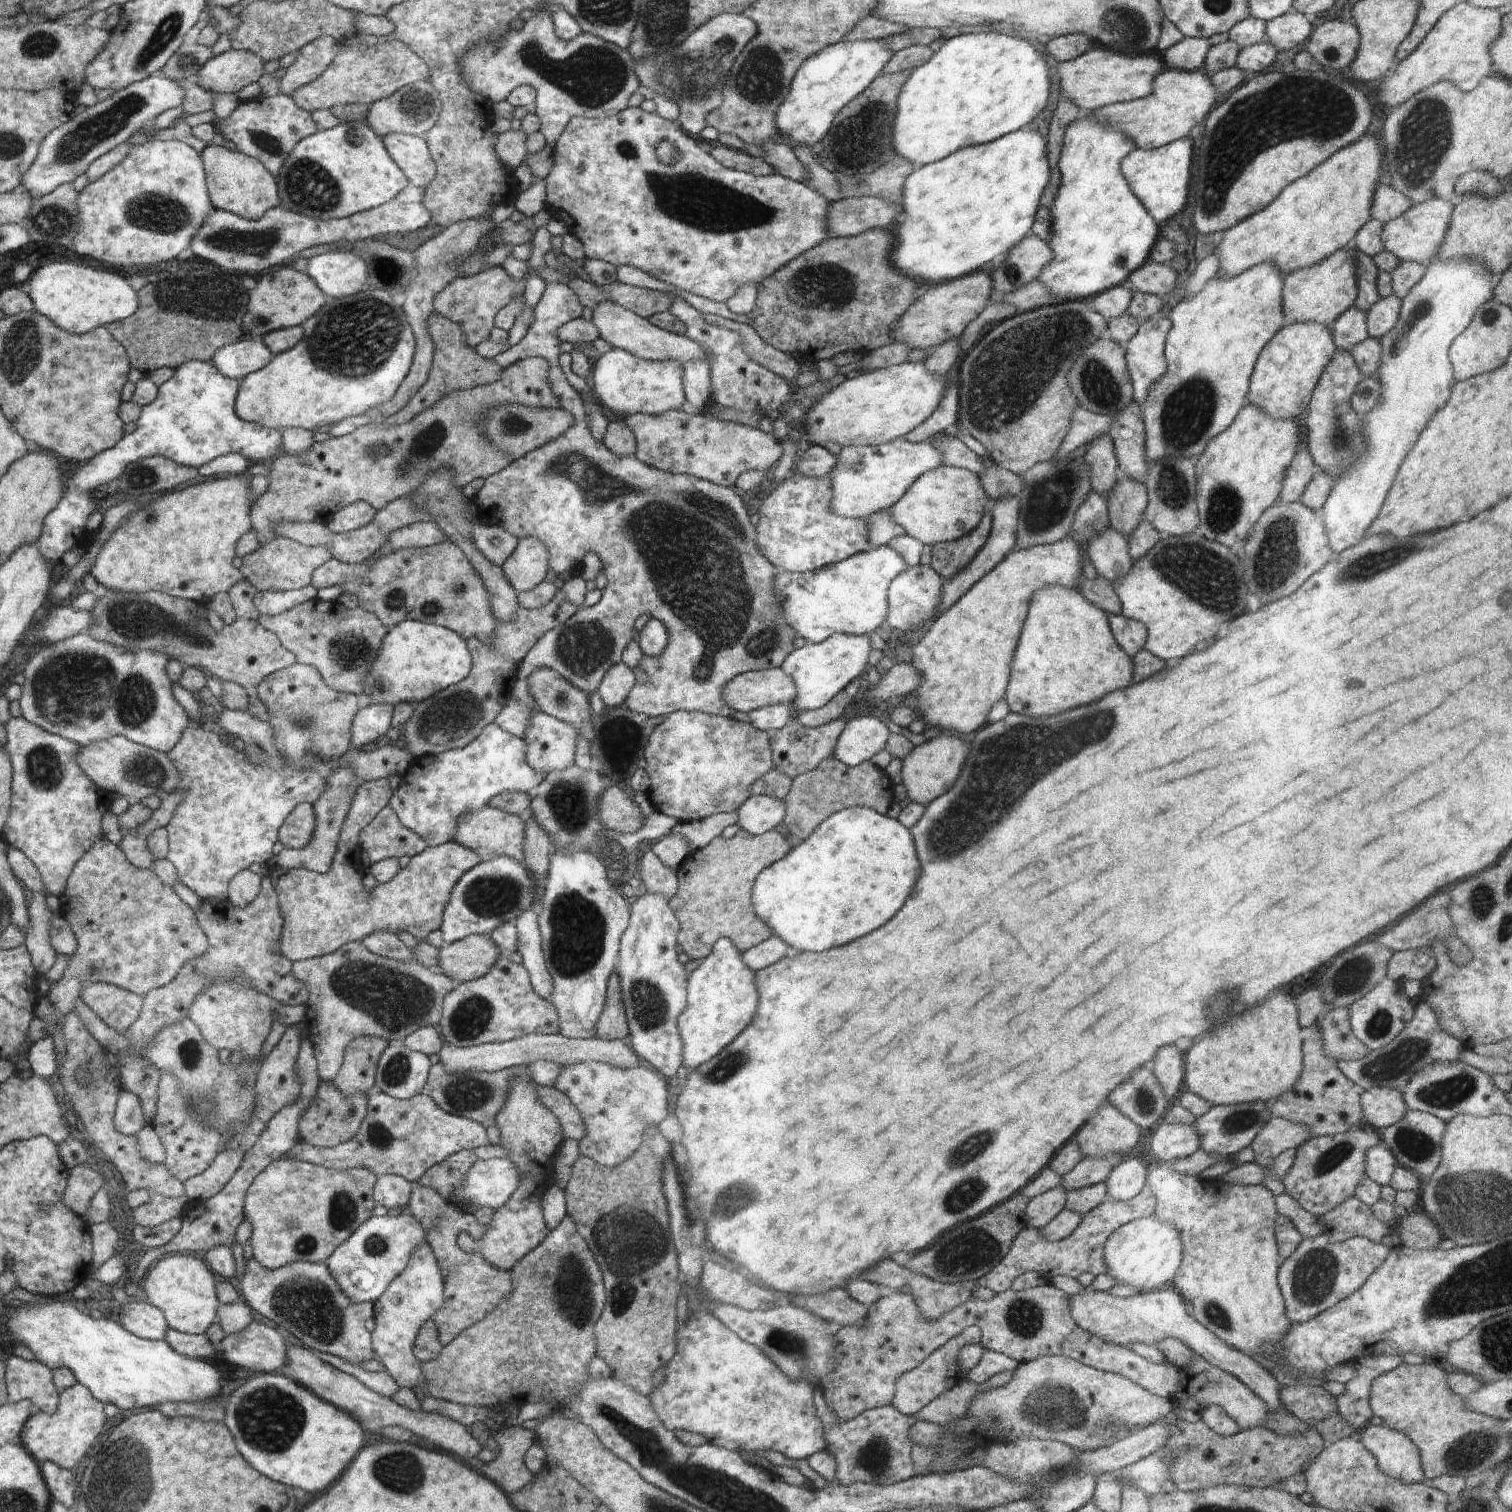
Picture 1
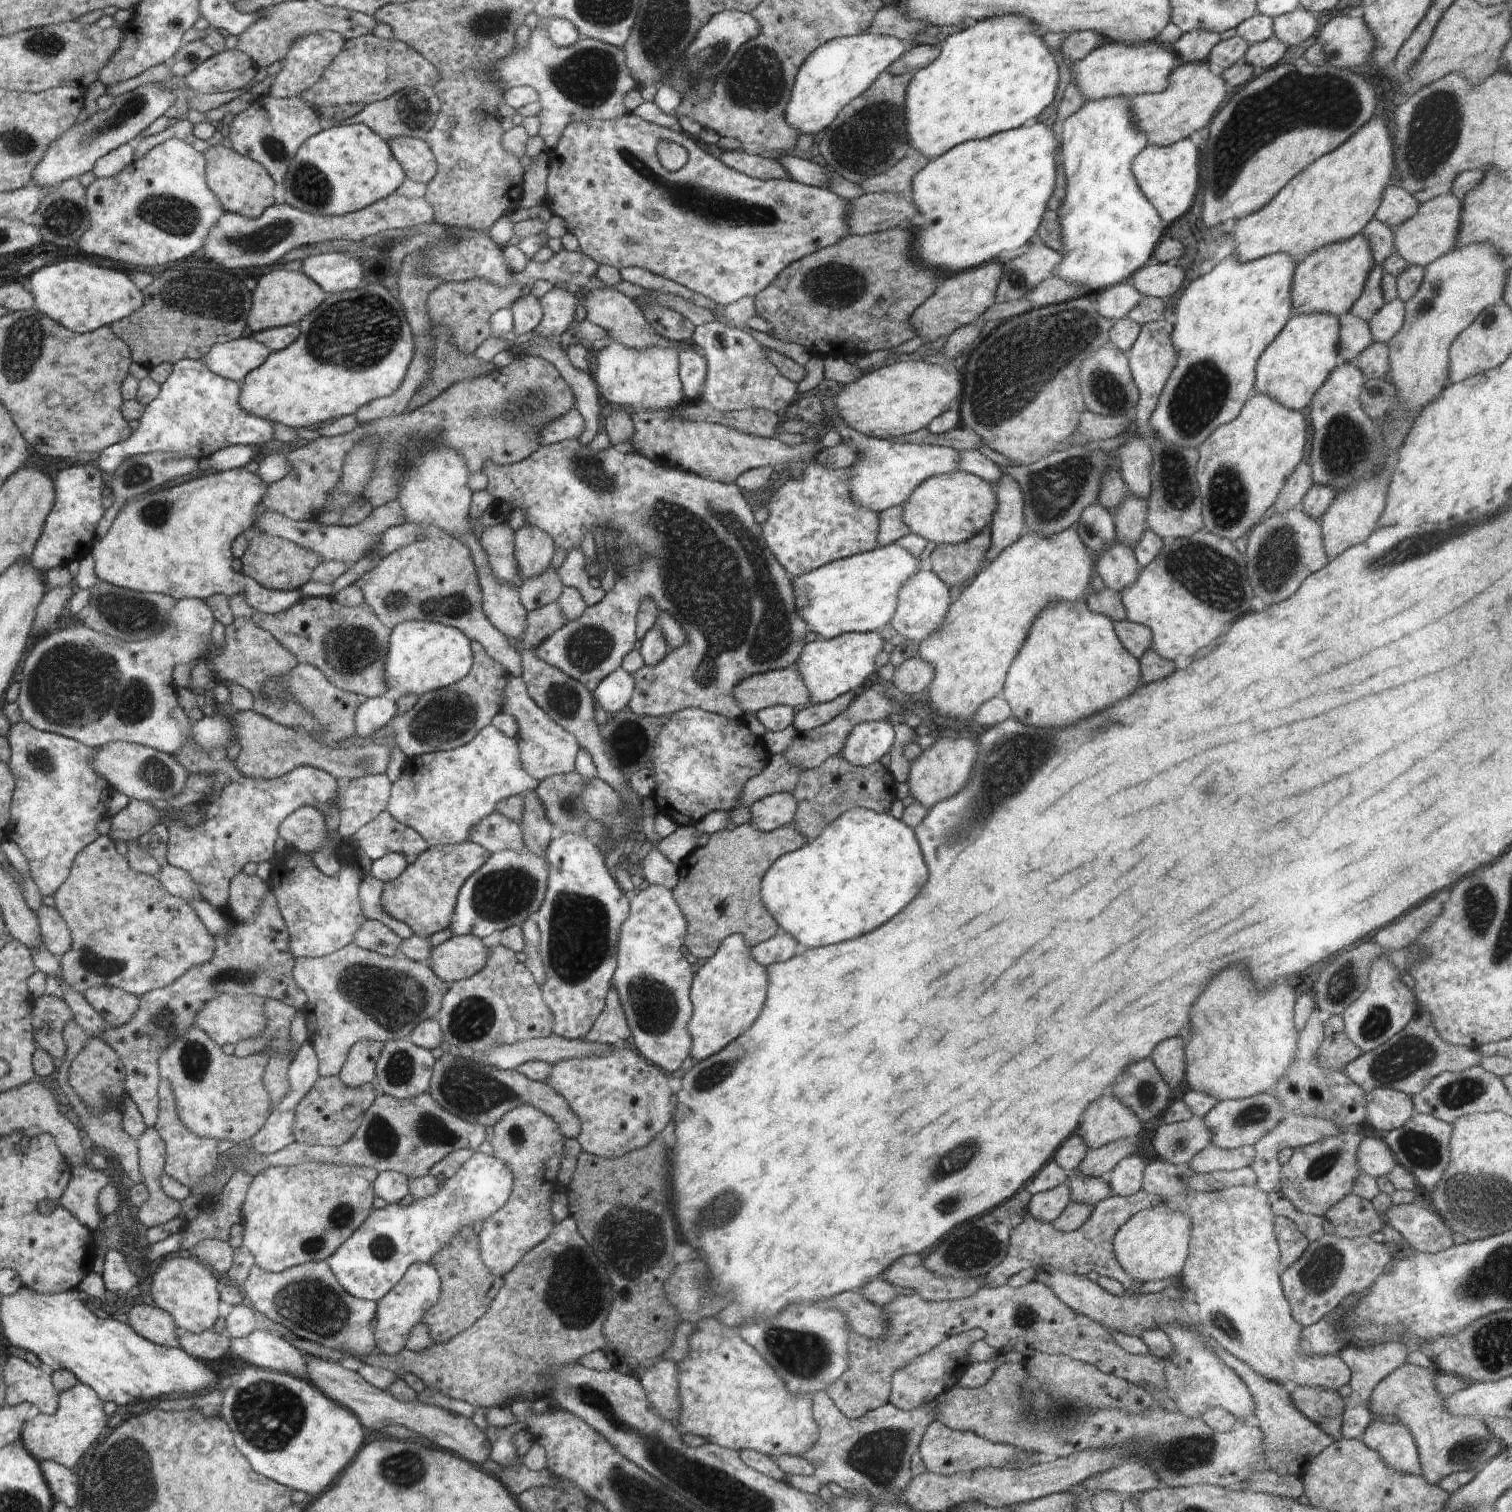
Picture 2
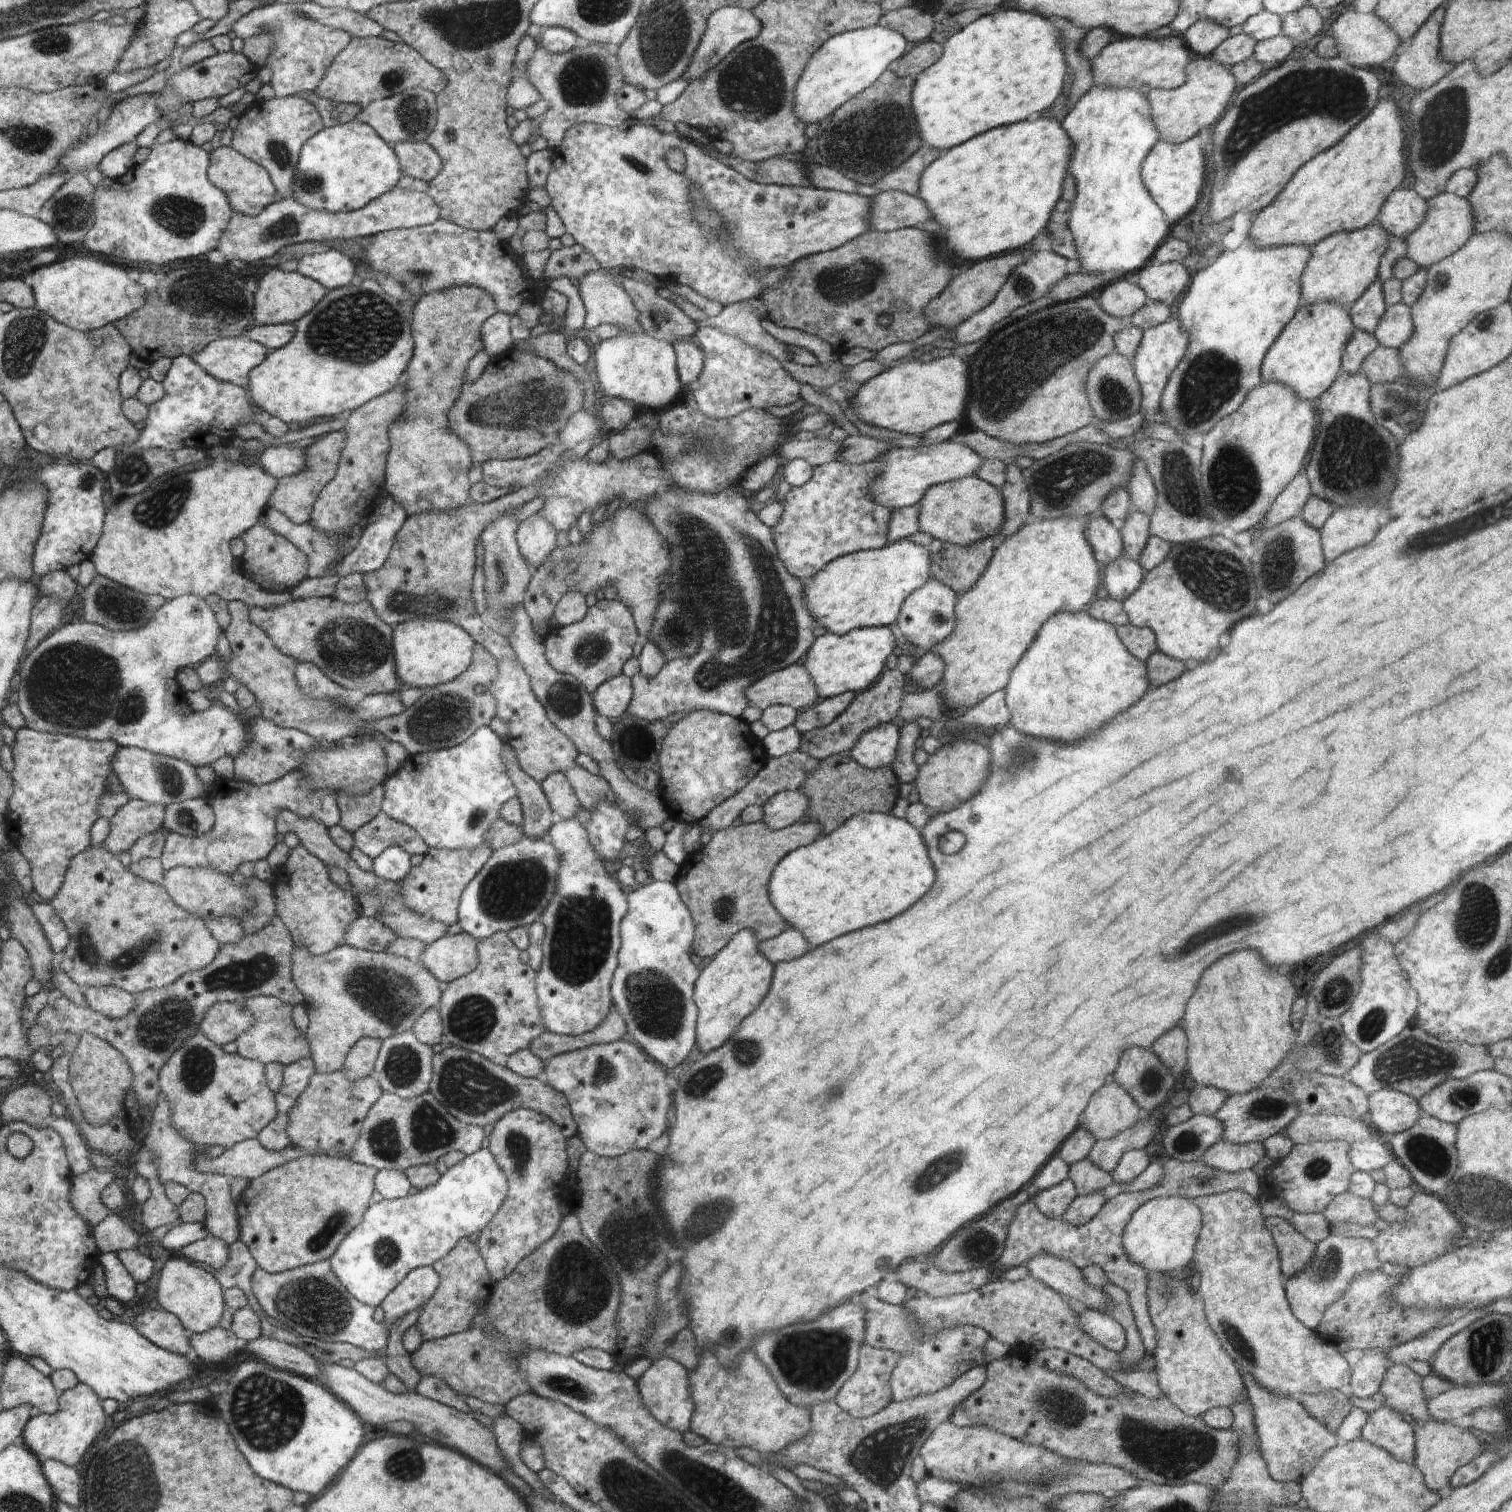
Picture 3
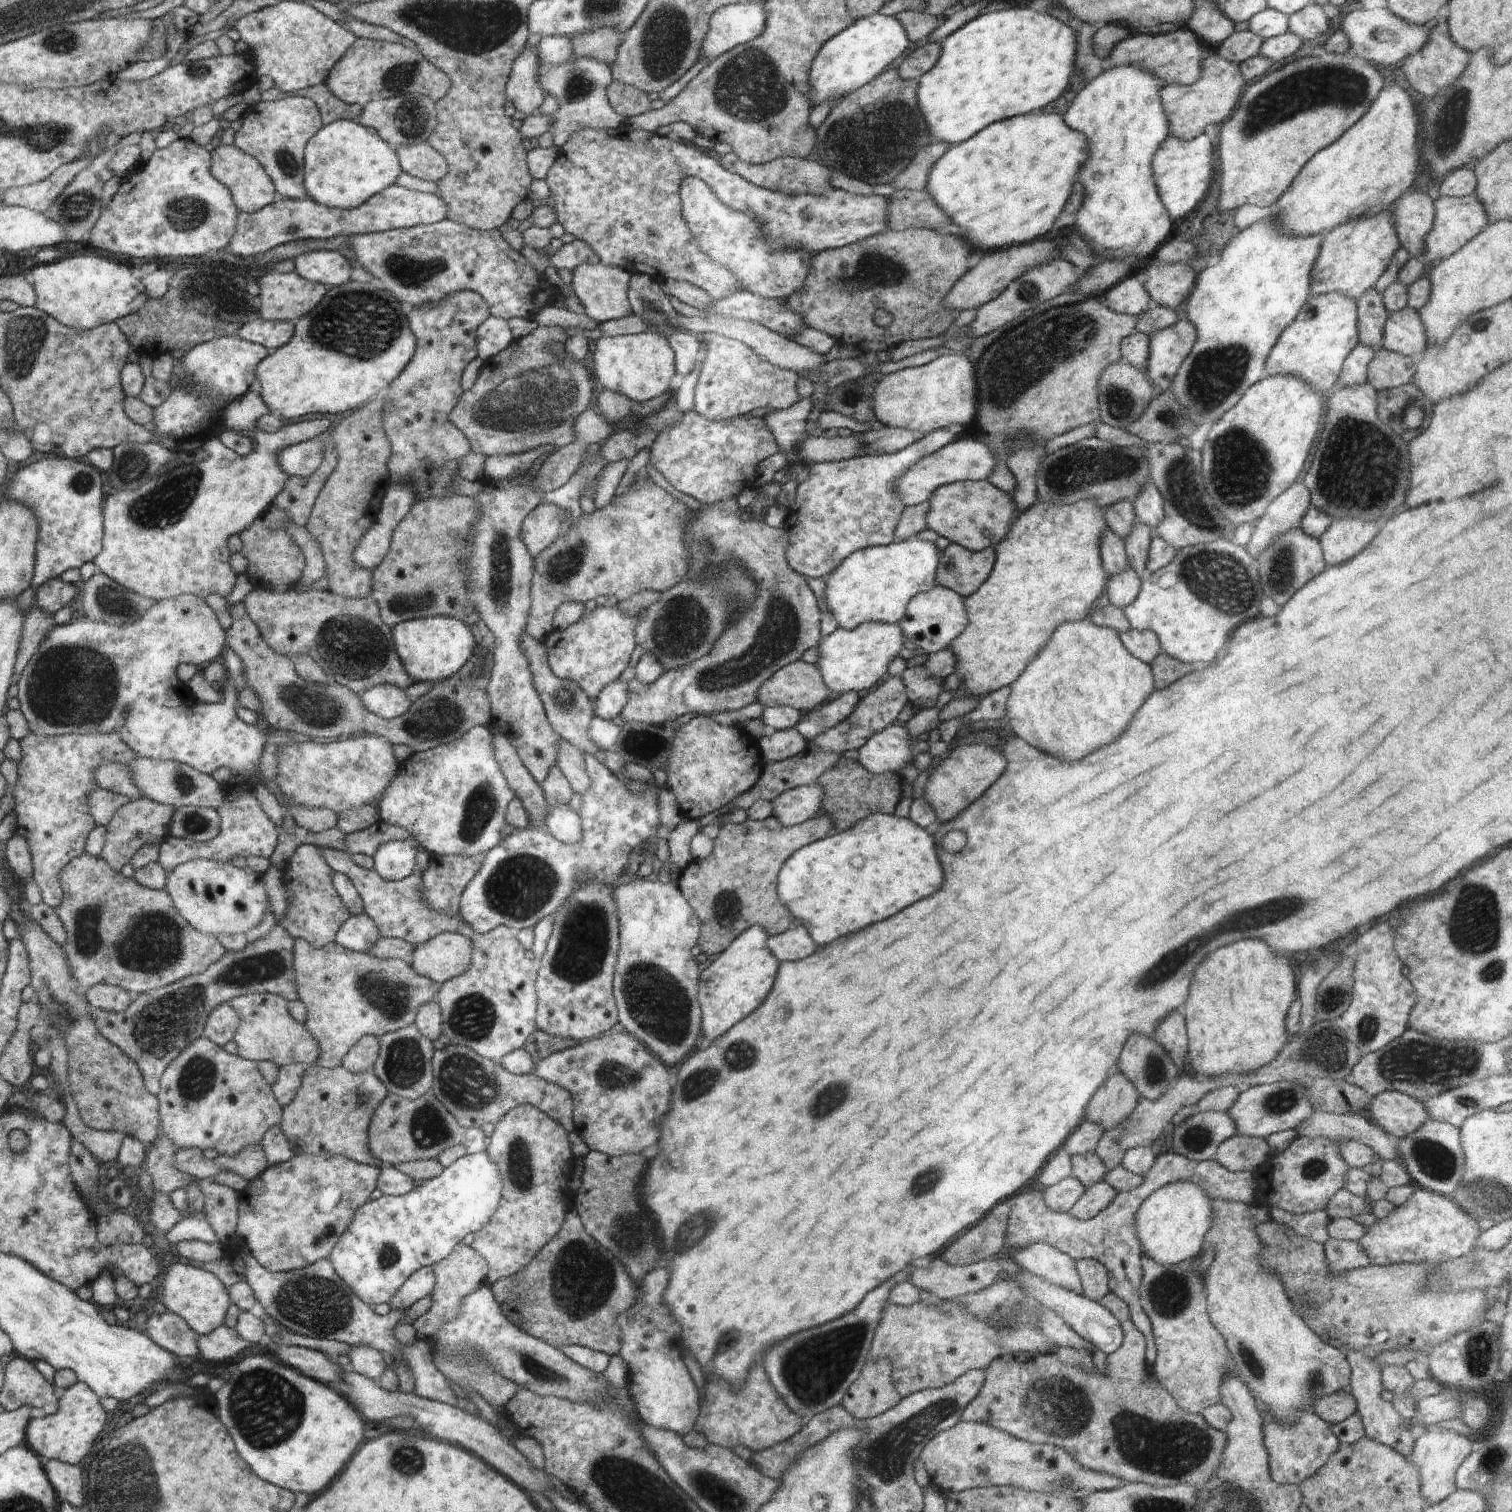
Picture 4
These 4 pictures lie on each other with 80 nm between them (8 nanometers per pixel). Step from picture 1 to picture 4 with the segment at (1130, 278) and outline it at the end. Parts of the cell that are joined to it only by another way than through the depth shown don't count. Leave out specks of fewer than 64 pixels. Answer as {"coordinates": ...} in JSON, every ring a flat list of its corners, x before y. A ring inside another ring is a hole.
{"coordinates":[[1166,263,1146,268,1146,287,1153,304,1168,306,1174,310,1186,302,1194,288,1196,274,1188,264]]}

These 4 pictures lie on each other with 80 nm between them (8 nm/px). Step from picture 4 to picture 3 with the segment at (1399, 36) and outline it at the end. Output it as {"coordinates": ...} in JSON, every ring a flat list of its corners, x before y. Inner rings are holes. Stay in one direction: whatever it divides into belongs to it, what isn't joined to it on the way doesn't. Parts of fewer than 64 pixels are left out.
{"coordinates":[[1350,10,1341,14,1330,27,1330,34,1337,48,1337,56,1347,60,1353,67,1374,68,1382,65,1382,62,1394,56,1402,44,1399,42,1397,34,1380,20,1372,11,1357,12]]}

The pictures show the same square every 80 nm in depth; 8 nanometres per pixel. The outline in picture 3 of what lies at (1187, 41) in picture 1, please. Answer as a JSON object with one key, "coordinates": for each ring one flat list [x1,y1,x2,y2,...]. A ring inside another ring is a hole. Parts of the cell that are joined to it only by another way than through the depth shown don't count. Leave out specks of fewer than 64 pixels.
{"coordinates":[[1207,20,1195,22,1181,36,1185,46,1194,53,1194,58,1210,56,1213,50,1228,37,1228,29]]}

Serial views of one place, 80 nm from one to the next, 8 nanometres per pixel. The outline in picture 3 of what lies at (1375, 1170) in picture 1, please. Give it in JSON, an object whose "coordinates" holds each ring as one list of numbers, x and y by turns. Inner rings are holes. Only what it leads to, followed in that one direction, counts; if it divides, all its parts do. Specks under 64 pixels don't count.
{"coordinates":[[1362,1141,1351,1143,1349,1157,1354,1170,1372,1172,1376,1168,1384,1168,1394,1161,1394,1154,1386,1143]]}

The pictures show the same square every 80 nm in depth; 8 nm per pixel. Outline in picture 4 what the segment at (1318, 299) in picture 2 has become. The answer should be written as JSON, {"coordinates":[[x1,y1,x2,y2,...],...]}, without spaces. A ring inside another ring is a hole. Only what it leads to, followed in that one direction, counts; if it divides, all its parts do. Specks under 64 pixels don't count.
{"coordinates":[[1391,208,1369,219,1350,219,1346,224,1332,229,1321,240,1320,250,1311,268,1310,297,1338,293,1357,301,1363,293,1373,288,1400,245]]}

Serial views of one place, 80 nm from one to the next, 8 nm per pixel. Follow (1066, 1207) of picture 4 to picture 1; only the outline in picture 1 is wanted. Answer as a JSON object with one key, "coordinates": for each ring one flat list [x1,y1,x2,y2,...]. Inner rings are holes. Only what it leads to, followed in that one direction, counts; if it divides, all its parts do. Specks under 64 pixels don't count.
{"coordinates":[[1062,1185,1044,1194,1029,1199,1024,1214,1024,1222,1030,1227,1041,1229,1065,1208,1067,1192]]}

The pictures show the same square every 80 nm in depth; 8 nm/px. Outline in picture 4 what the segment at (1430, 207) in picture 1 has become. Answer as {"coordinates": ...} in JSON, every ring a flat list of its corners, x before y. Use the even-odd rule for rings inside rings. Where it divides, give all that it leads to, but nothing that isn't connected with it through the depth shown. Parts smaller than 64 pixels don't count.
{"coordinates":[[1477,192,1465,197,1439,196,1433,202,1435,220,1432,221,1432,228,1423,238,1419,257,1427,267,1443,261,1460,250,1489,223,1486,211,1477,197]]}

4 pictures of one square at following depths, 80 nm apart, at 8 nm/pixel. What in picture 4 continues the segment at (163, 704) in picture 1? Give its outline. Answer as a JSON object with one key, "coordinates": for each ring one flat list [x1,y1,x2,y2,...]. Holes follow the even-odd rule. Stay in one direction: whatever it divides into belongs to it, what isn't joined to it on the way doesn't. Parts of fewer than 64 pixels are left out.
{"coordinates":[[192,594,155,601,148,612,132,624,75,617,68,623,56,625,24,668,17,684,20,711,28,722,29,731,39,735,52,737,116,732,138,756,186,764,206,775,226,767,234,775,260,776,256,766,262,762,260,758,267,748,268,734,238,718,238,692,234,681,227,682,220,702,208,704,199,702,187,684,176,675,182,663,202,665,221,659,226,650,226,640,226,629,218,616,204,599]]}

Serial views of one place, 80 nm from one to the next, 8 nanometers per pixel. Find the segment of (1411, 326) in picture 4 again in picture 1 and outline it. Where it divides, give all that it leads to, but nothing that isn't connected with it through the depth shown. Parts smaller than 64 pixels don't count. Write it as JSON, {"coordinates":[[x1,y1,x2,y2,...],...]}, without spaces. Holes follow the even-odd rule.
{"coordinates":[[1392,294,1379,298,1366,312,1367,331,1379,339,1395,327,1401,307,1401,298]]}

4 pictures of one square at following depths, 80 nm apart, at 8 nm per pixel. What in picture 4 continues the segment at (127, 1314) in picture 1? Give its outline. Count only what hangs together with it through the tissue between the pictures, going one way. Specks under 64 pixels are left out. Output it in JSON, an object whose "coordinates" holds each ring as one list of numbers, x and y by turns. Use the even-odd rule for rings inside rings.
{"coordinates":[[170,1311,154,1313,148,1318,146,1328,141,1329,165,1351,176,1356,196,1356,199,1353,198,1335,180,1315]]}

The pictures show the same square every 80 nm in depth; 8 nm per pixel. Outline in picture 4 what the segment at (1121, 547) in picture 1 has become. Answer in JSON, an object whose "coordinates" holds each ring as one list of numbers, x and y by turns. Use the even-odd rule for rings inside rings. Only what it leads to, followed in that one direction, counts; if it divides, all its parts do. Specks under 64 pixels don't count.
{"coordinates":[[1130,566,1108,576,1106,592,1109,602,1122,610,1129,605,1139,593,1142,577]]}

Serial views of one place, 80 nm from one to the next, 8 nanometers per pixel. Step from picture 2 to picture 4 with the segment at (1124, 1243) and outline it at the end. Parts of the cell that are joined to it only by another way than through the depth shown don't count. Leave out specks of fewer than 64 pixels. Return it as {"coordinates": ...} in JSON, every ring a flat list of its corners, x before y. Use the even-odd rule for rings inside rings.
{"coordinates":[[1172,1183,1155,1190,1138,1207,1136,1238,1143,1254,1161,1265,1178,1265,1200,1256,1204,1235,1211,1225,1211,1200,1194,1183]]}

